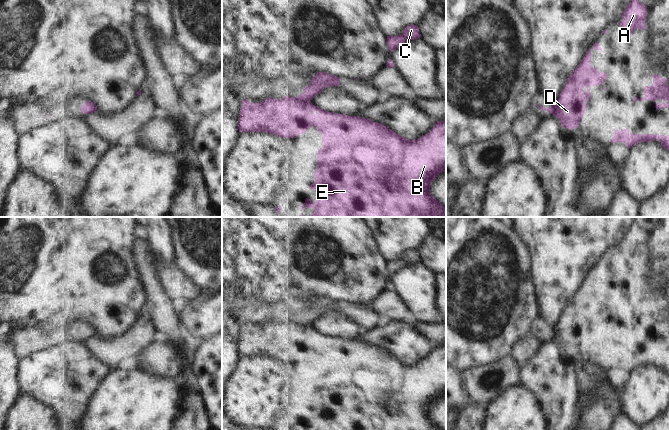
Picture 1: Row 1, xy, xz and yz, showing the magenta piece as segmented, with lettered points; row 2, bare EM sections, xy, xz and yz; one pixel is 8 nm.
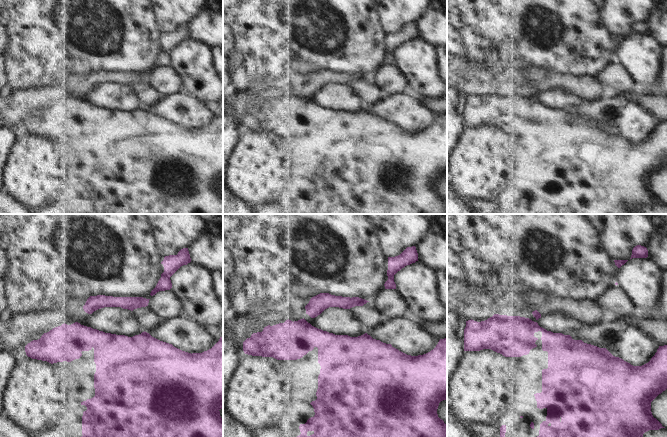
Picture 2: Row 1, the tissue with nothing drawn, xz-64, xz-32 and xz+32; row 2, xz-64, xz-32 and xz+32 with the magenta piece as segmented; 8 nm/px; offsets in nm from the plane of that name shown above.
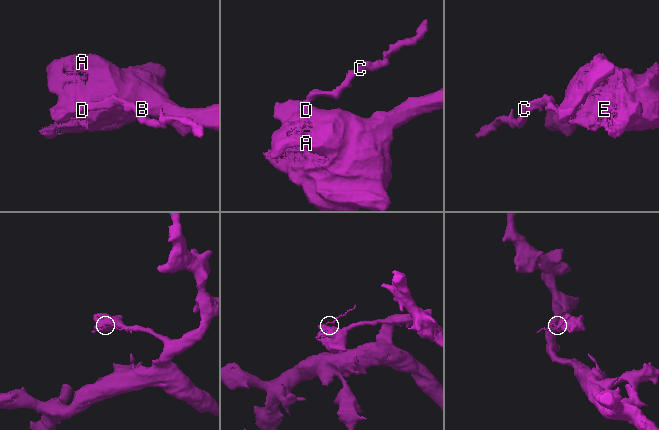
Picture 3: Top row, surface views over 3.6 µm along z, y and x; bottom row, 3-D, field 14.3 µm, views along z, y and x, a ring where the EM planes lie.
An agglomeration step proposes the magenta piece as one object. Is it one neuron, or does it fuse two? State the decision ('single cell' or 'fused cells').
fused cells

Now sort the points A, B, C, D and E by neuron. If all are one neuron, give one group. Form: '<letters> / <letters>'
A B D E / C

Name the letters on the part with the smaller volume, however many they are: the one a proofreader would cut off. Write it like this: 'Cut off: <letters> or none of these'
Cut off: C

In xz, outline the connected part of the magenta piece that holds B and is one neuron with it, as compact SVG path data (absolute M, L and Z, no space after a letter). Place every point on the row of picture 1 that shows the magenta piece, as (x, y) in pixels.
M304 93L298 95L297 97L285 96L281 99L272 99L272 98L267 97L264 101L262 101L260 103L251 103L250 100L248 100L248 99L245 99L242 101L242 106L240 108L240 118L239 118L239 123L238 123L238 128L239 128L240 132L249 132L249 133L251 133L251 132L267 132L267 133L276 135L278 137L296 138L299 134L304 134L312 126L316 126L317 131L322 135L323 147L318 150L318 153L317 153L317 170L314 172L315 182L309 186L309 189L317 189L320 193L319 193L317 200L315 202L312 202L309 198L306 198L305 203L303 205L300 204L300 209L303 209L304 206L307 209L313 207L314 213L310 216L300 215L300 216L296 216L296 217L443 217L444 215L446 215L446 207L444 207L430 192L430 186L431 186L432 181L434 179L436 179L436 177L439 174L446 172L446 120L437 121L435 123L435 125L433 126L433 128L431 129L431 131L428 132L427 134L421 136L418 140L409 140L406 137L400 136L396 132L392 131L389 127L384 126L382 123L378 123L378 122L372 121L372 120L367 119L367 118L361 118L359 116L348 116L346 114L337 114L334 112L328 112L326 110L319 108L318 106L314 106L311 103L311 101L306 97L306 95Z

